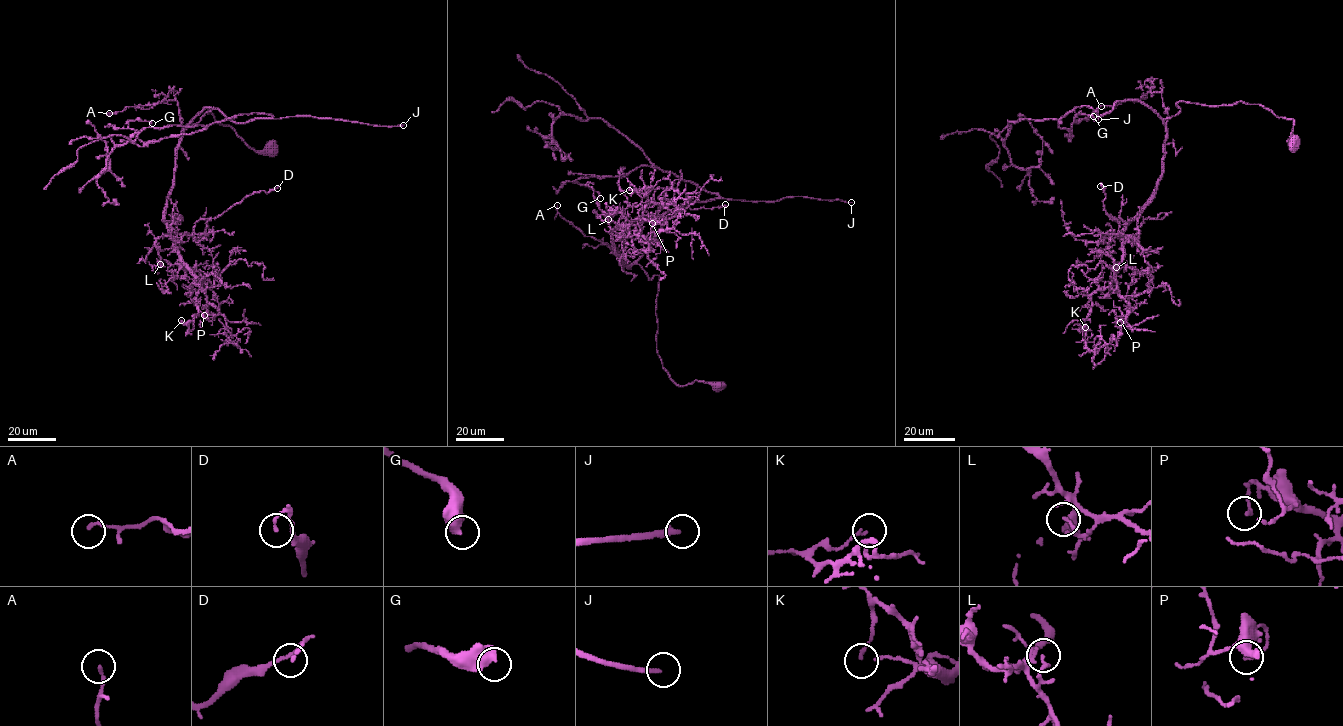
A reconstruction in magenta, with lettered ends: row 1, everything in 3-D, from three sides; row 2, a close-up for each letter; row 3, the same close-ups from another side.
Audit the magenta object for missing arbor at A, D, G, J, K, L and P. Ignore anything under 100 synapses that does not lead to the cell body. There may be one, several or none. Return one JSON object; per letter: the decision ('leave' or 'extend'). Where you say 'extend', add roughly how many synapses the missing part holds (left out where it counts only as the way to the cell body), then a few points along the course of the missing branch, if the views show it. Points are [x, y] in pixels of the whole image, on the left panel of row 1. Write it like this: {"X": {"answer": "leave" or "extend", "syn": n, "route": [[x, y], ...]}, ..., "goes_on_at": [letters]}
{"A": {"answer": "leave"}, "D": {"answer": "leave"}, "G": {"answer": "leave"}, "J": {"answer": "extend", "syn": 190}, "K": {"answer": "leave"}, "L": {"answer": "leave"}, "P": {"answer": "leave"}, "goes_on_at": ["J"]}

